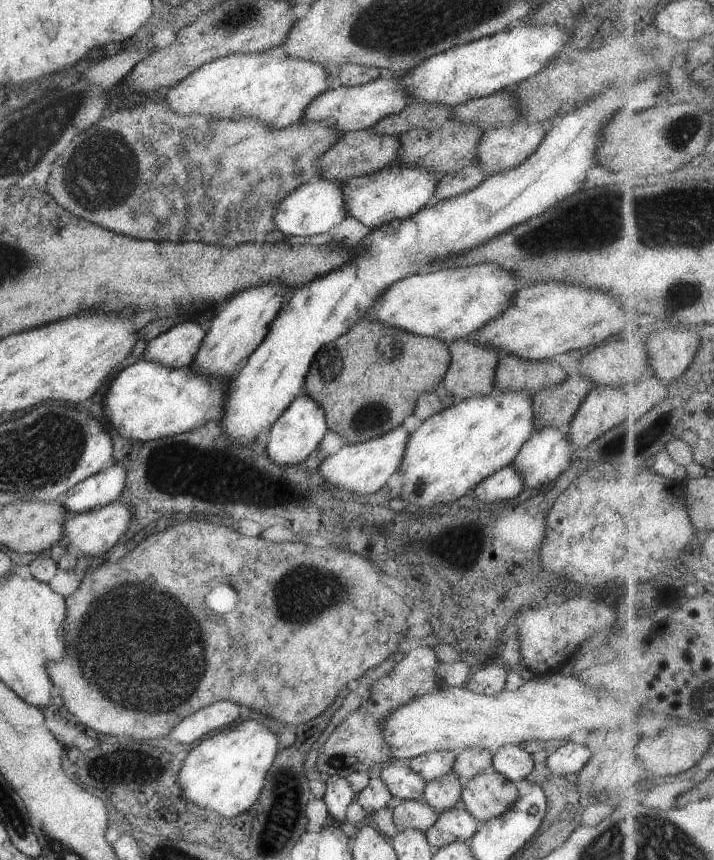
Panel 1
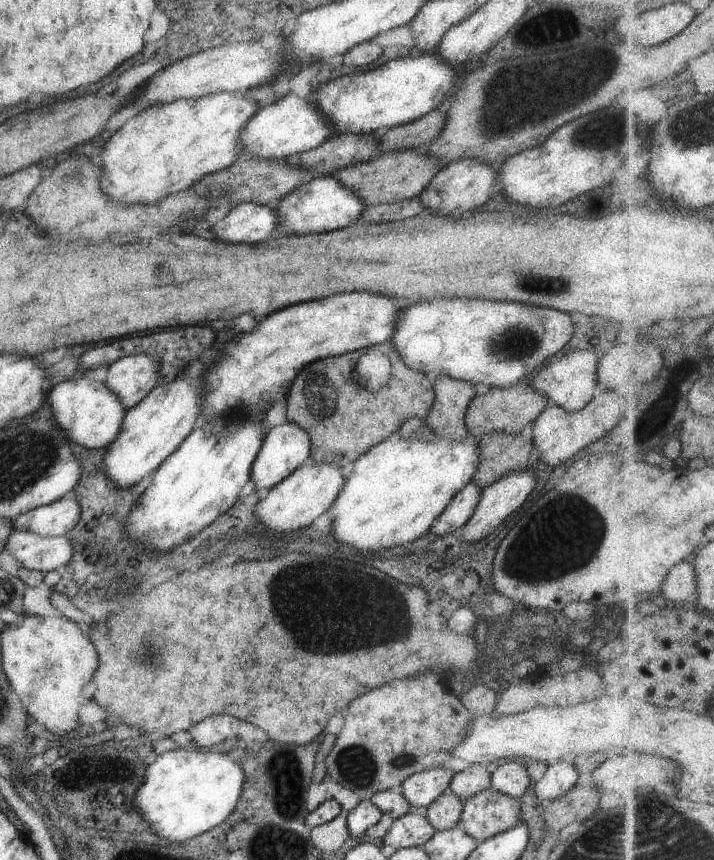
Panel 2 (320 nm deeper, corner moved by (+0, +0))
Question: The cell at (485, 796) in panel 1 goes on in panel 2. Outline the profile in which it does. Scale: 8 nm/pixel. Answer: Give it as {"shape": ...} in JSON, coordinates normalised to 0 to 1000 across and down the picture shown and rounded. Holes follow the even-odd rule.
{"shape":[[[685,916],[648,933],[641,956],[651,970],[672,980],[724,959],[727,940],[725,929]]]}

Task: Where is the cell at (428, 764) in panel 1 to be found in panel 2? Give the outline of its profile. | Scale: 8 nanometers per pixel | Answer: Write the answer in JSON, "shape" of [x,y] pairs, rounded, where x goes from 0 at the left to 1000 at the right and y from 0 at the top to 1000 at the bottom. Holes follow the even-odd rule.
{"shape":[[[623,892],[592,894],[570,902],[559,913],[557,920],[573,937],[597,938],[618,922],[626,921],[634,899],[632,894]]]}

